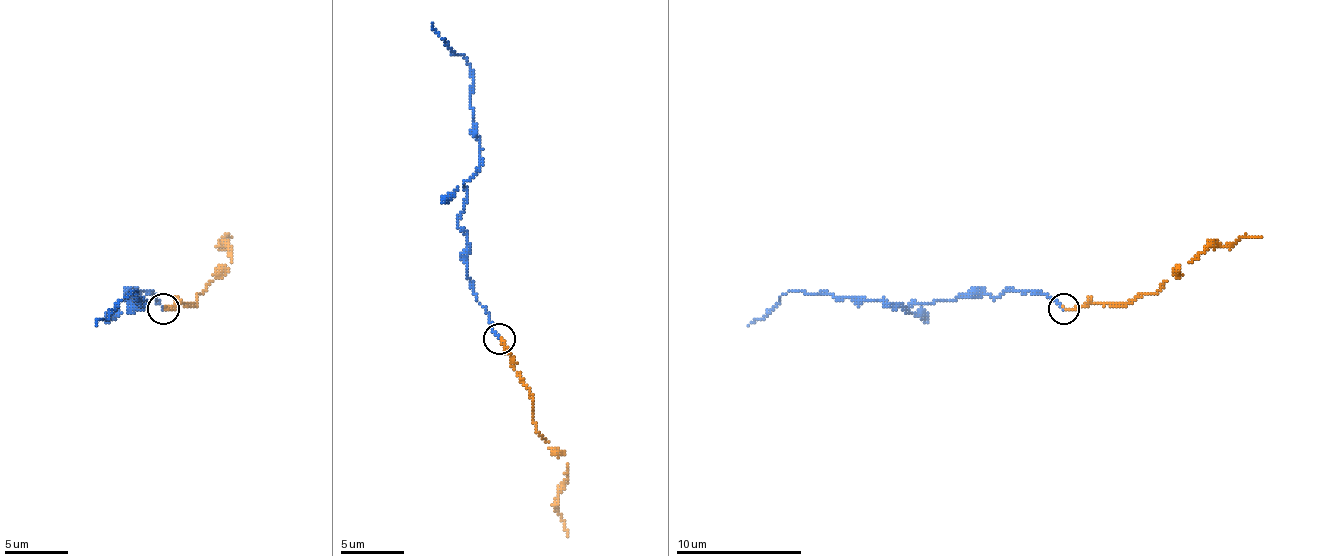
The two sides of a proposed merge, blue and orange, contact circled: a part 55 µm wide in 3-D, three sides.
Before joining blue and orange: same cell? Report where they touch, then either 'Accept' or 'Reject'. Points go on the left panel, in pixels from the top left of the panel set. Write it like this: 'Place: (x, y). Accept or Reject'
Place: (163, 309). Accept

